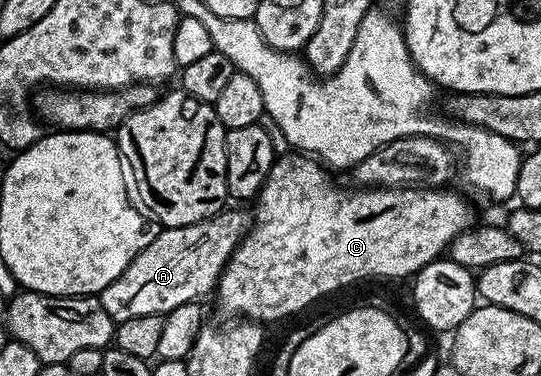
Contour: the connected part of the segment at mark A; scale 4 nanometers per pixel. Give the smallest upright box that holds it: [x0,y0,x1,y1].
[100,207,247,323]

